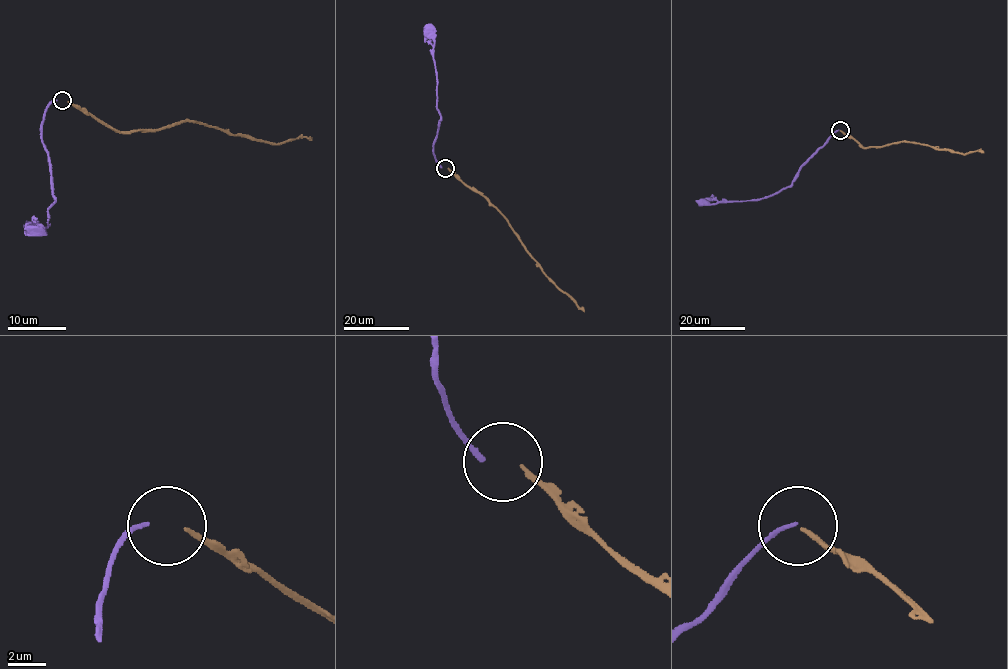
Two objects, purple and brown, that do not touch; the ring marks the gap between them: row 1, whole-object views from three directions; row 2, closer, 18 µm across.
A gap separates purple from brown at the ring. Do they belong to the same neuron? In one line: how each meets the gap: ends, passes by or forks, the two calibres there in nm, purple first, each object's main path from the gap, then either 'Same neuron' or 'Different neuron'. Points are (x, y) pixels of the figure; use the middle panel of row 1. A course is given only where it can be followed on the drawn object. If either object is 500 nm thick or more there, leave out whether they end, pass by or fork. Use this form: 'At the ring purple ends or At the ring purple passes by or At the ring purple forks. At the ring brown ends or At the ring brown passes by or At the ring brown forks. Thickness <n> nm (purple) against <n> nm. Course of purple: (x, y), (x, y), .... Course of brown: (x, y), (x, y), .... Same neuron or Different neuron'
At the ring purple ends. At the ring brown ends. Thickness 240 nm (purple) against 200 nm. Course of purple: (442, 167), (434, 158), (440, 117), (437, 109), (434, 28), (429, 23). Course of brown: (448, 168), (497, 210), (541, 270), (584, 311). Same neuron

